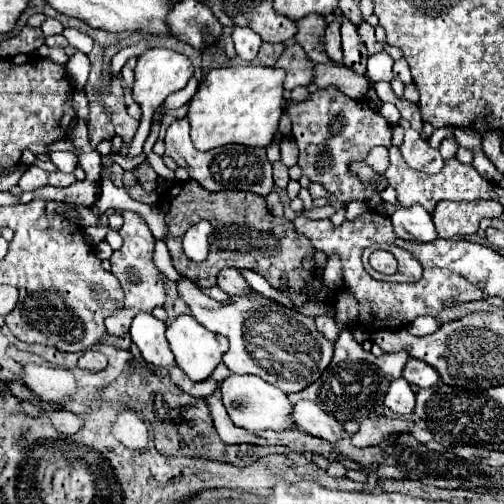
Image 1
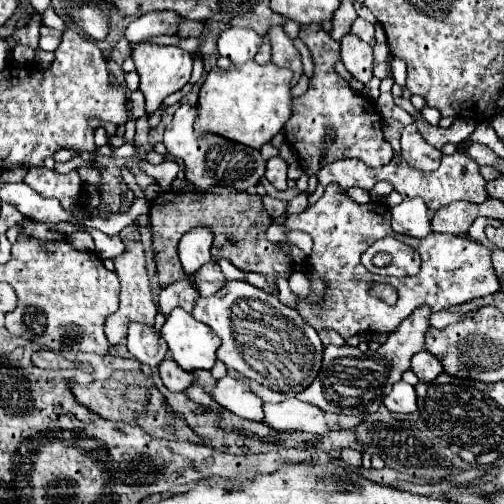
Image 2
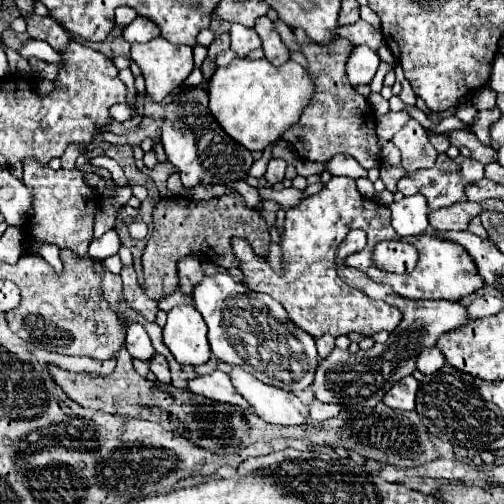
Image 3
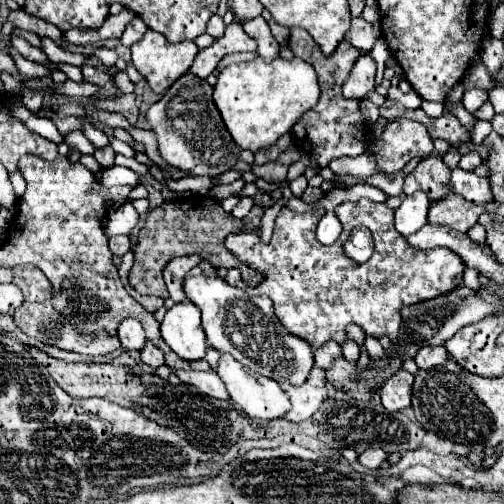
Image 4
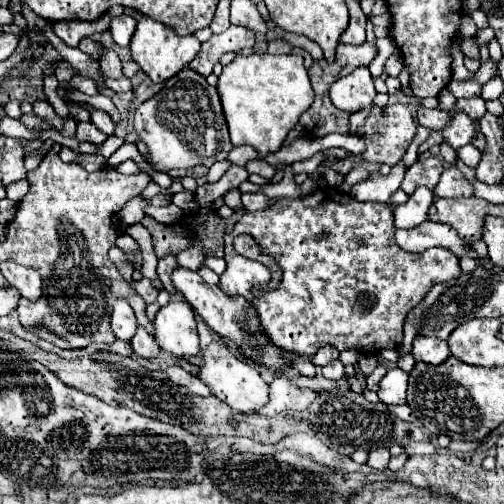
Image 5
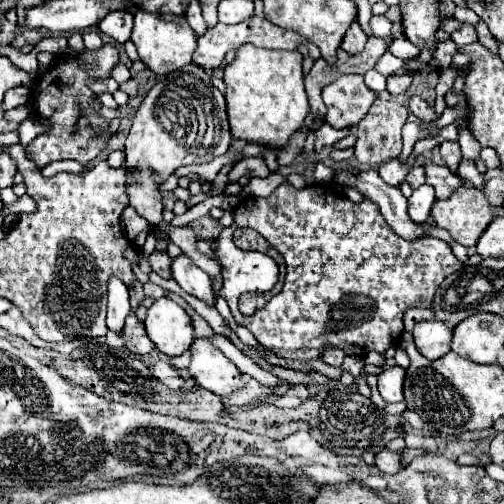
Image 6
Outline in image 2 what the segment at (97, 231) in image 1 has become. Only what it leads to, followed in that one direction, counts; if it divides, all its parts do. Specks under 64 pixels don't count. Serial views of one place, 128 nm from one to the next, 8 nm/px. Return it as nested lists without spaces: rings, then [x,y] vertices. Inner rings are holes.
[[[80,231],[76,233],[75,240],[68,240],[68,244],[74,246],[79,251],[94,251],[95,244],[93,238],[86,232]]]

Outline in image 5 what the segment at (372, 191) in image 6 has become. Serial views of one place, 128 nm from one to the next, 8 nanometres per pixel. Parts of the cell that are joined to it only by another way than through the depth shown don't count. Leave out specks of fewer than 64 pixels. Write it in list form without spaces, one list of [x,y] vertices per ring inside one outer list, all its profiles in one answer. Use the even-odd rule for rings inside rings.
[[[426,220],[412,230],[396,230],[396,242],[406,252],[424,252],[428,248],[448,248],[458,258],[468,254],[468,244],[448,224]]]

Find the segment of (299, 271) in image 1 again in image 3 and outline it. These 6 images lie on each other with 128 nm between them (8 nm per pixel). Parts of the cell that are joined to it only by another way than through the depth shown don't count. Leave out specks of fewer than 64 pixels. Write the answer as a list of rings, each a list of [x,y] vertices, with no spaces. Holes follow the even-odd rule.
[[[228,186],[228,192],[212,200],[192,200],[192,198],[162,198],[154,208],[154,232],[148,238],[144,250],[144,292],[152,300],[174,292],[178,288],[178,260],[190,252],[202,252],[210,262],[222,268],[238,266],[238,258],[232,252],[232,238],[244,238],[256,252],[256,256],[266,258],[270,246],[270,228],[262,214],[244,204],[244,198]]]

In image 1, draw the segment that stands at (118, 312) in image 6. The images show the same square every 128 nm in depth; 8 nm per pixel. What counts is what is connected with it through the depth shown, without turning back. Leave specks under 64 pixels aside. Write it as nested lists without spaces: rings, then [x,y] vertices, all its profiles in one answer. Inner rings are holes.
[[[140,312],[140,314],[134,318],[132,328],[130,328],[130,336],[132,336],[132,340],[136,342],[136,346],[140,348],[142,358],[144,358],[146,362],[154,364],[154,366],[174,366],[174,354],[172,354],[172,350],[170,350],[170,346],[168,346],[168,342],[166,342],[164,332],[166,332],[166,324],[164,324],[162,320],[158,320],[158,318],[154,318],[154,316],[148,314],[148,312]]]

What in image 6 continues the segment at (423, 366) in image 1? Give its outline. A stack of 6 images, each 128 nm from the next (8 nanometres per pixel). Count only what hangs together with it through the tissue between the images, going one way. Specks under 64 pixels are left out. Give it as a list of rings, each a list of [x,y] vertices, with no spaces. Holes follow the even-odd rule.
[[[436,320],[418,322],[414,328],[414,344],[428,360],[438,360],[450,352],[452,330]]]

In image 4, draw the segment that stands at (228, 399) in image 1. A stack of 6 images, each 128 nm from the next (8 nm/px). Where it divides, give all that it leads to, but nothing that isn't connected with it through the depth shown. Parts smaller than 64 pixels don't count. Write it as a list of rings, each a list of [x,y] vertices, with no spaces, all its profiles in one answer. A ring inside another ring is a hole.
[[[176,370],[176,376],[184,382],[184,384],[192,384],[196,386],[200,392],[204,392],[210,398],[218,398],[218,400],[228,400],[228,390],[224,386],[224,382],[220,380],[220,376],[214,370],[208,372],[194,372],[194,370]]]

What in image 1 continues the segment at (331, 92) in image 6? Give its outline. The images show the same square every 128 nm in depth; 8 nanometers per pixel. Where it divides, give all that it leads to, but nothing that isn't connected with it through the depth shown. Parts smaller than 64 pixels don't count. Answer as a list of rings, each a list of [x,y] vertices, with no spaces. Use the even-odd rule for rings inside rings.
[[[342,16],[342,24],[340,24],[340,34],[342,34],[342,50],[344,50],[344,64],[348,68],[352,68],[356,74],[364,74],[366,72],[366,60],[368,60],[368,52],[364,48],[364,42],[360,40],[356,26]]]

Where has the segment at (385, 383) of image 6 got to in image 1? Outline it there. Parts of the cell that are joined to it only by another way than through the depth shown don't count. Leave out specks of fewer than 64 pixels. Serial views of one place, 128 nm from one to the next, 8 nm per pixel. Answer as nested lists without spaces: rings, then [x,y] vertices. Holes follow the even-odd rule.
[[[396,378],[384,396],[384,406],[396,414],[408,416],[414,412],[414,404],[416,404],[416,396],[410,384],[404,378]]]

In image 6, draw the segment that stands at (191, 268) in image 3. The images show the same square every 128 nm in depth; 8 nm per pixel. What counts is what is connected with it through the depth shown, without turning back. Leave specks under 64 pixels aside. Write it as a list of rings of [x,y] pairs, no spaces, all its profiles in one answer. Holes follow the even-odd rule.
[[[154,252],[154,254],[150,254],[148,262],[150,262],[150,268],[152,268],[158,276],[170,278],[170,264],[172,264],[172,258],[170,258],[166,252]]]

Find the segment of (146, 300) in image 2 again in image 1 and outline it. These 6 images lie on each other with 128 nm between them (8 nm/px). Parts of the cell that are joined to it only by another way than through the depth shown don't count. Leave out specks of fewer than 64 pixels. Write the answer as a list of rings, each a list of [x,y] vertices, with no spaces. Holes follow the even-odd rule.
[[[108,210],[108,214],[112,212],[120,212],[124,218],[124,226],[119,230],[120,236],[124,238],[124,246],[120,252],[114,252],[110,258],[112,264],[112,274],[120,280],[126,300],[124,300],[124,308],[114,312],[112,316],[108,316],[106,320],[106,330],[112,336],[122,336],[130,330],[130,322],[138,312],[152,312],[156,306],[164,306],[166,302],[166,276],[154,266],[152,262],[152,254],[154,254],[154,236],[148,228],[148,224],[144,222],[142,216],[138,216],[136,212],[128,212],[128,210]]]

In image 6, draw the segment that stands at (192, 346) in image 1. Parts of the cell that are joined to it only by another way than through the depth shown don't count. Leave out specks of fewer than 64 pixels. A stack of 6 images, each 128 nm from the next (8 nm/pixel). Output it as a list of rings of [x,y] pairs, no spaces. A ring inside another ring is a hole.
[[[160,298],[148,308],[146,332],[154,346],[166,356],[180,356],[194,342],[192,320],[184,308],[170,298]]]

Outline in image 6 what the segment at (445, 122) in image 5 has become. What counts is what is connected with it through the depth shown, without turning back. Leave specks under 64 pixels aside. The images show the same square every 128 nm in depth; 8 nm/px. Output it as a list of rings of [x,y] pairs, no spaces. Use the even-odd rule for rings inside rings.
[[[418,96],[412,98],[412,112],[414,112],[414,116],[418,116],[420,120],[428,120],[428,122],[432,122],[432,120],[438,118],[438,114],[434,112],[434,108],[430,108],[430,106],[428,106],[422,98],[418,98]]]

